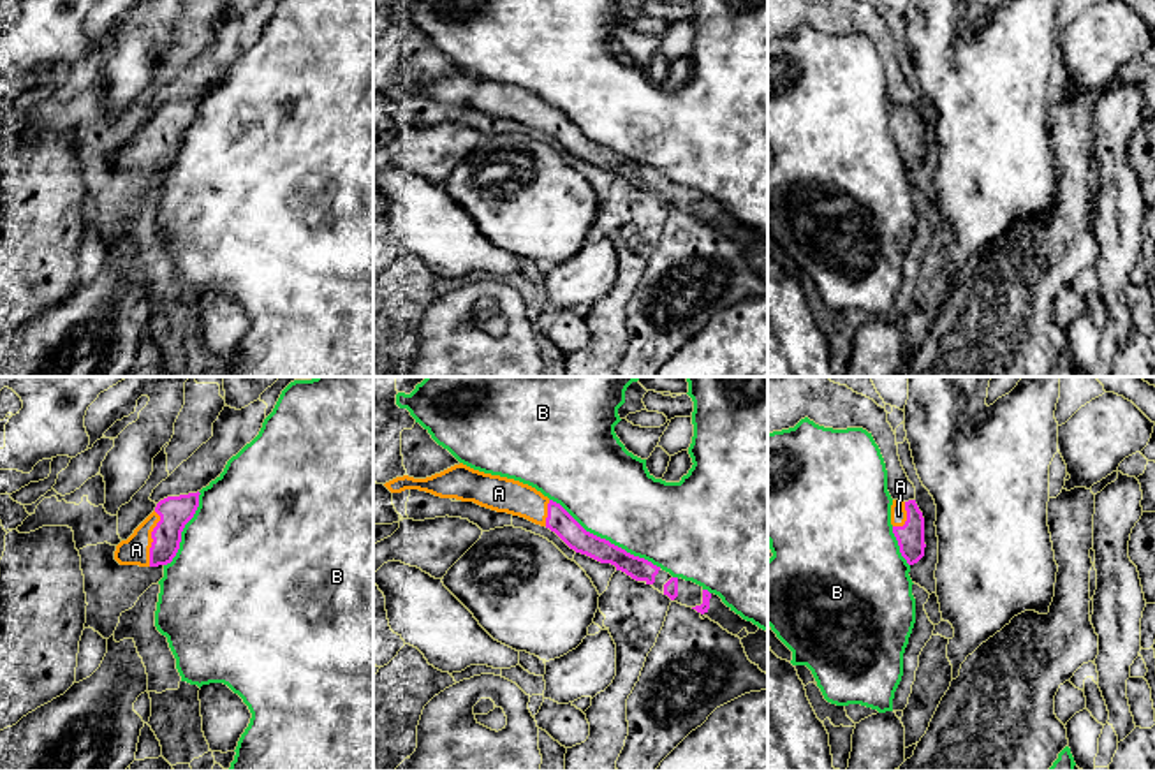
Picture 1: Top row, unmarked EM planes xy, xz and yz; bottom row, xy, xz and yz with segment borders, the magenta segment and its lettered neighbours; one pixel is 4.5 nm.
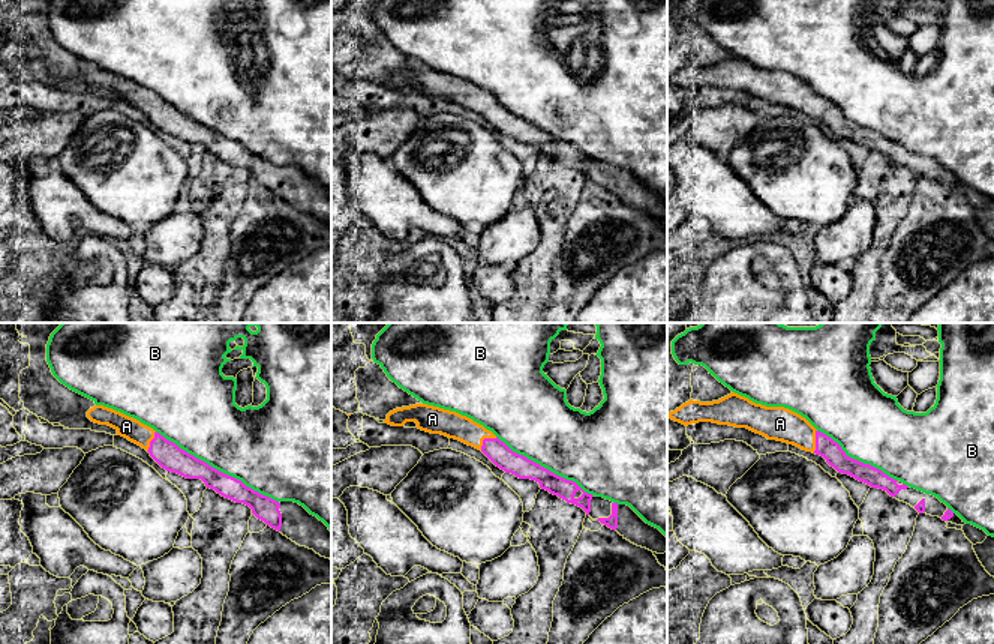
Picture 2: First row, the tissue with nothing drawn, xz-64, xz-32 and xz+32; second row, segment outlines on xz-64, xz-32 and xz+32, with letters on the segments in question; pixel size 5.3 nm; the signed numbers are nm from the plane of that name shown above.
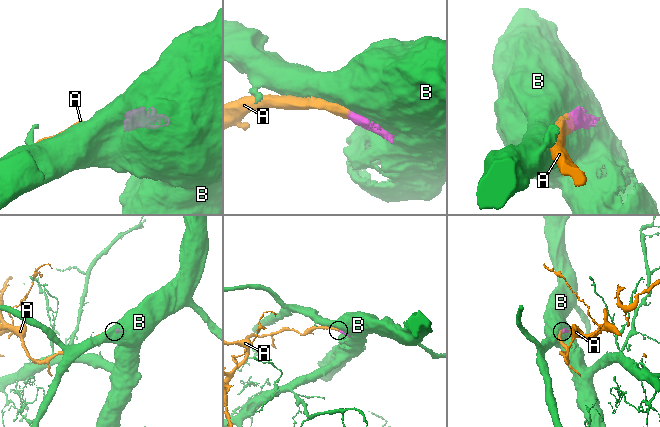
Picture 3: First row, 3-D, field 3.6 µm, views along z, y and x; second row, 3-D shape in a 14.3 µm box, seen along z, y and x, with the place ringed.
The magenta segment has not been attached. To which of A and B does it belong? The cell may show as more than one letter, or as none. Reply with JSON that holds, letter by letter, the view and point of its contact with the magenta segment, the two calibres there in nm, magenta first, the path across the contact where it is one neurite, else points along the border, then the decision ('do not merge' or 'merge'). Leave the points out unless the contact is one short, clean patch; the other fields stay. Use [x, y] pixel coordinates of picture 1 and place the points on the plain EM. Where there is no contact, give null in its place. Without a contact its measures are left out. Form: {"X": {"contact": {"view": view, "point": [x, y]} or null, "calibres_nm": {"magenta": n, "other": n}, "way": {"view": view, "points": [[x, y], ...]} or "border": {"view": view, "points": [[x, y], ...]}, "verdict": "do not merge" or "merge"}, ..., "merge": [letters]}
{"A": {"contact": {"view": "xy", "point": [152, 143]}, "calibres_nm": {"magenta": 150, "other": 130}, "way": {"view": "xy", "points": [[175, 118], [152, 143], [136, 155]]}, "verdict": "merge"}, "B": {"contact": {"view": "xz", "point": [604, 145]}, "calibres_nm": {"magenta": 110, "other": 400}, "verdict": "do not merge"}, "merge": ["A"]}

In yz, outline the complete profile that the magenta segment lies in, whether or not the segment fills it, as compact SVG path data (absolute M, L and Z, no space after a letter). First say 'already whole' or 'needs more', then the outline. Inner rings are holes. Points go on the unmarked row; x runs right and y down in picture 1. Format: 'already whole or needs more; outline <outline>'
needs more; outline M893 106L891 111L893 139L898 146L900 158L909 171L924 162L924 123L916 106Z

